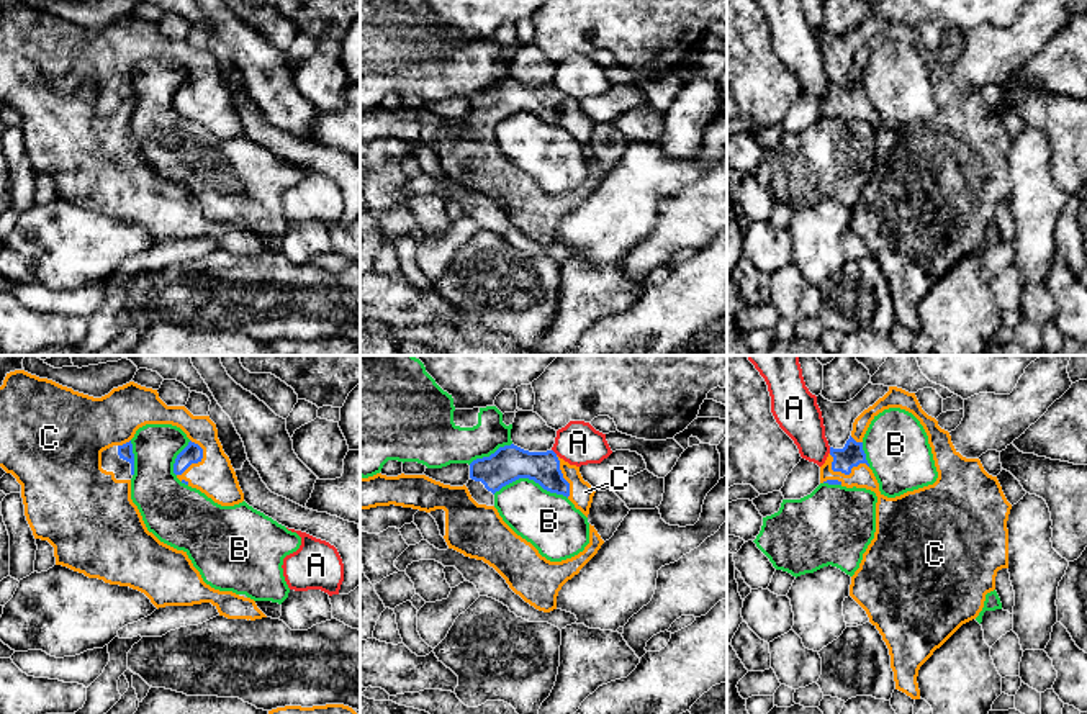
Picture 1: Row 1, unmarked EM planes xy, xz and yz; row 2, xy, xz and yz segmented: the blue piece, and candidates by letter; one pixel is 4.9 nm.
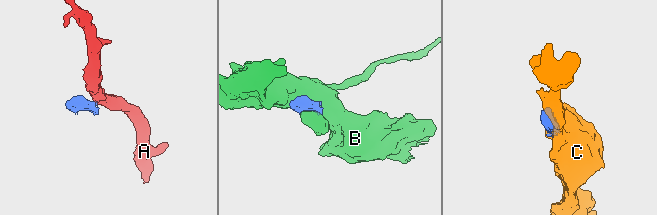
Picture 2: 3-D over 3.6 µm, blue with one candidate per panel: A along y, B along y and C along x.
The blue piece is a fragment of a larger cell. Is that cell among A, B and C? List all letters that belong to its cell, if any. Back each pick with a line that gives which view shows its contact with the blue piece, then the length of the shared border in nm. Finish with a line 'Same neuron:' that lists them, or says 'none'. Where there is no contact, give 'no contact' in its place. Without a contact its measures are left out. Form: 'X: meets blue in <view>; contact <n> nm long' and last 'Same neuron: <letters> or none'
C: meets blue in yz; contact 220 nm long
Same neuron: C

